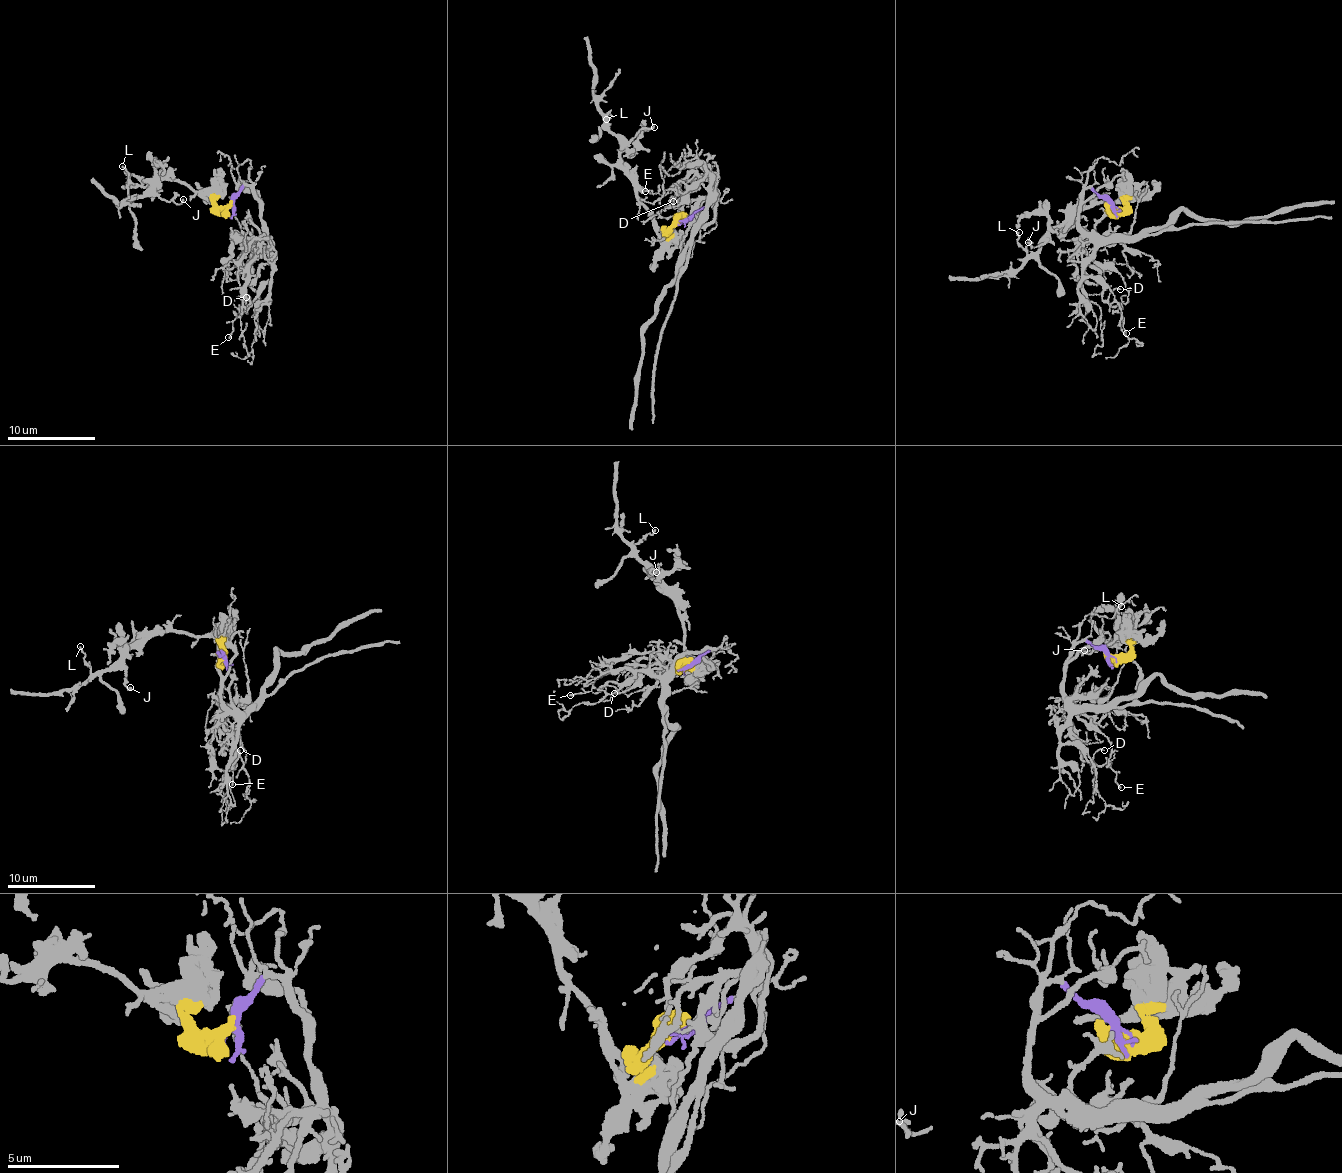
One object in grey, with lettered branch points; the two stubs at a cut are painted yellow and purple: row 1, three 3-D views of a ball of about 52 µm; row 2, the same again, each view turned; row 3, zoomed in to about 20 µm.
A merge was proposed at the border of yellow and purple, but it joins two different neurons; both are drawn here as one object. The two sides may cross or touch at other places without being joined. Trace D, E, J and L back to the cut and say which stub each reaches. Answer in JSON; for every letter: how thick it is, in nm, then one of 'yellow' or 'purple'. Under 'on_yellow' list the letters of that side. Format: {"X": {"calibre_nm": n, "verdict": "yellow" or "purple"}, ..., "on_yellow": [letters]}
{"D": {"calibre_nm": 100, "verdict": "purple"}, "E": {"calibre_nm": 120, "verdict": "purple"}, "J": {"calibre_nm": 150, "verdict": "yellow"}, "L": {"calibre_nm": 130, "verdict": "yellow"}, "on_yellow": ["J", "L"]}

